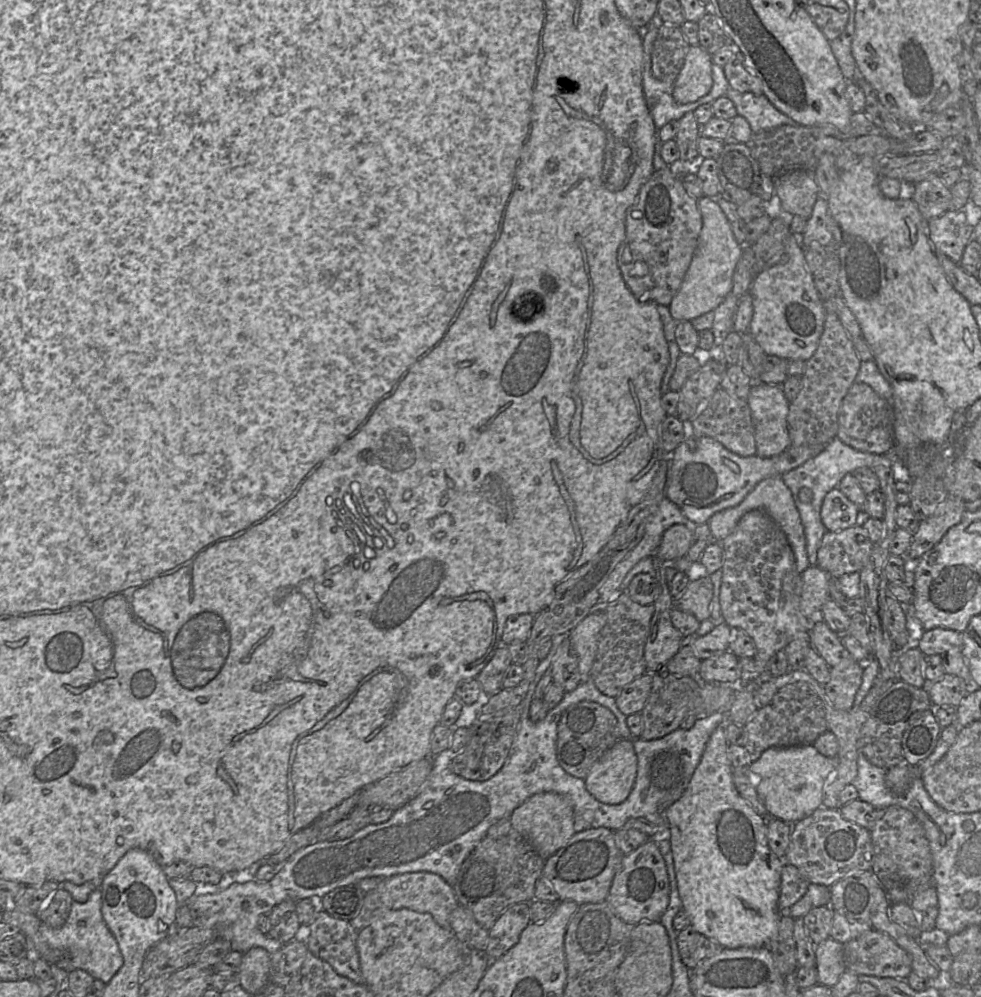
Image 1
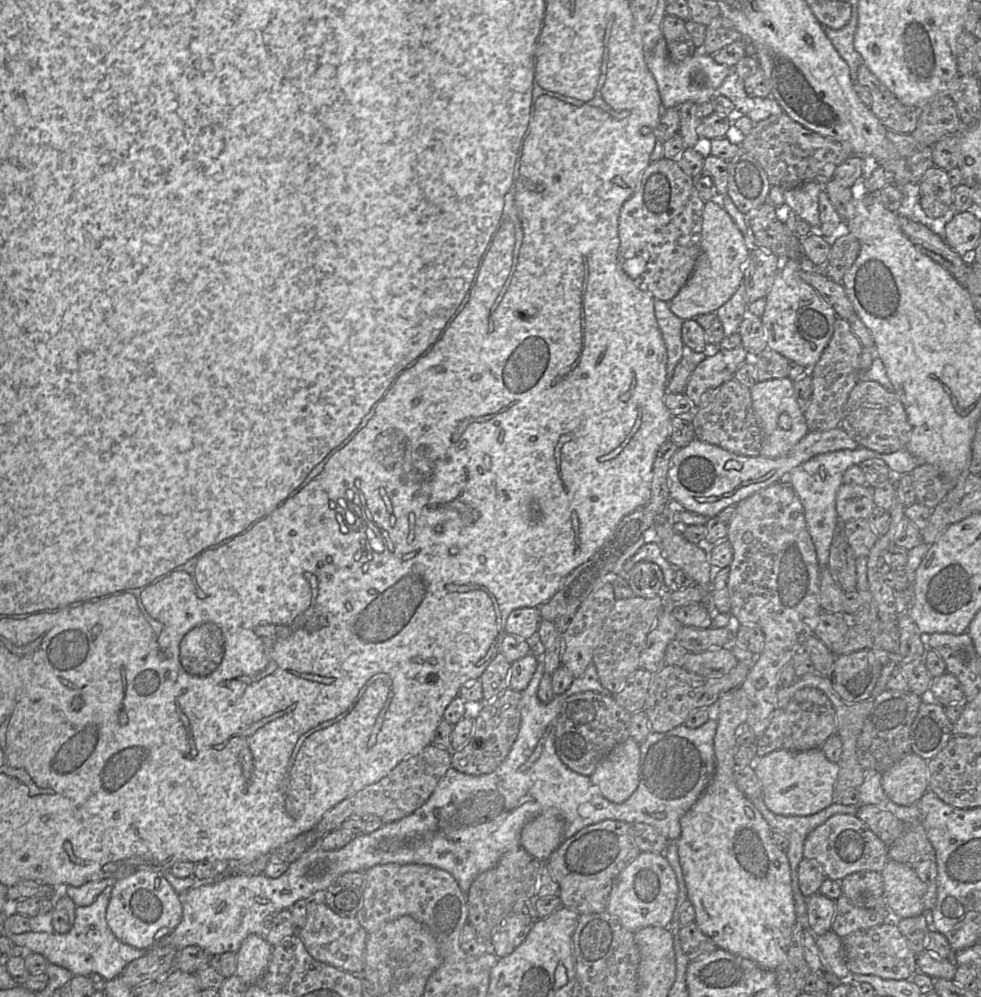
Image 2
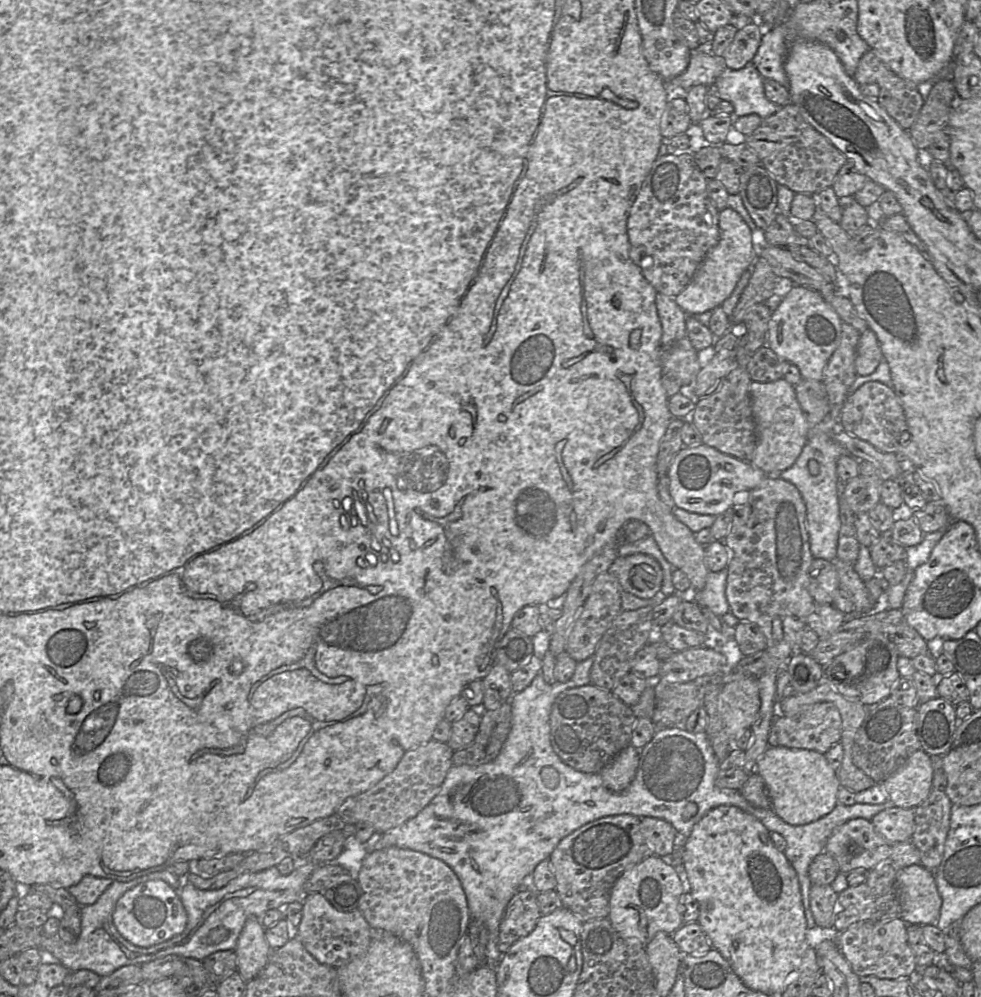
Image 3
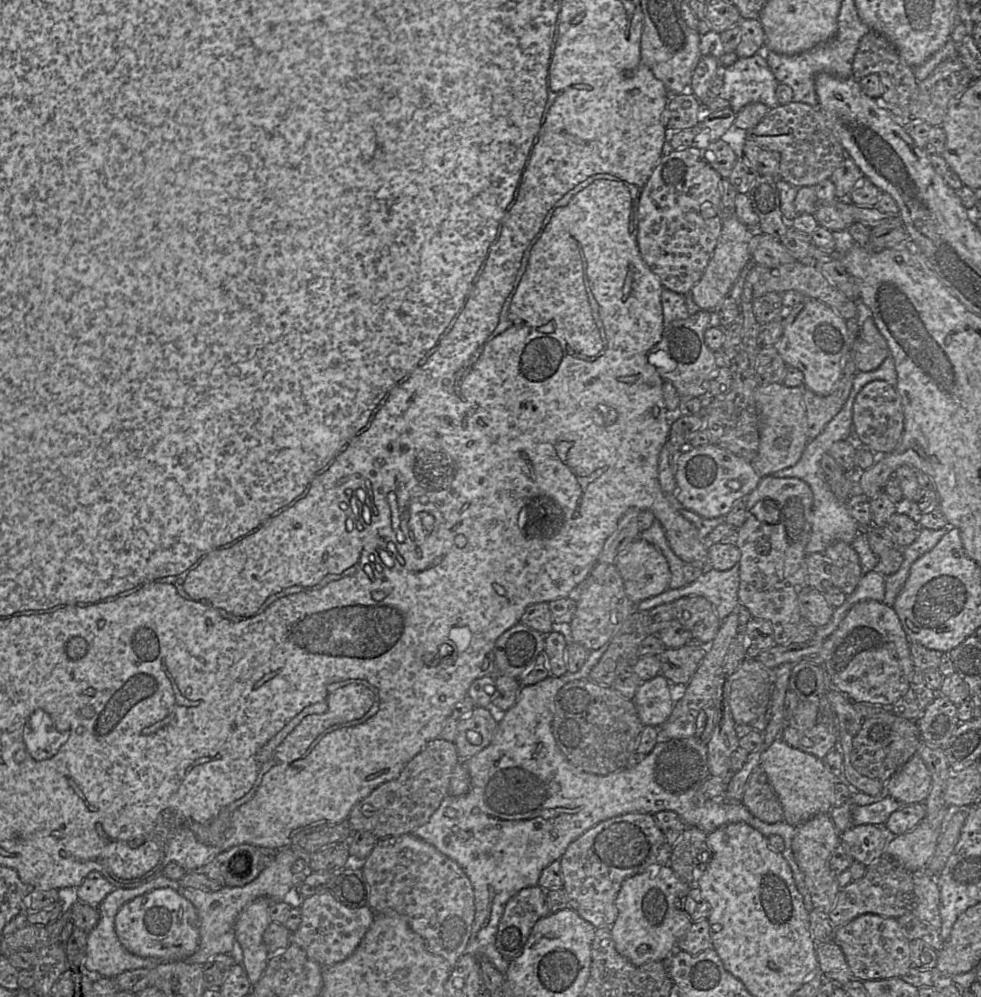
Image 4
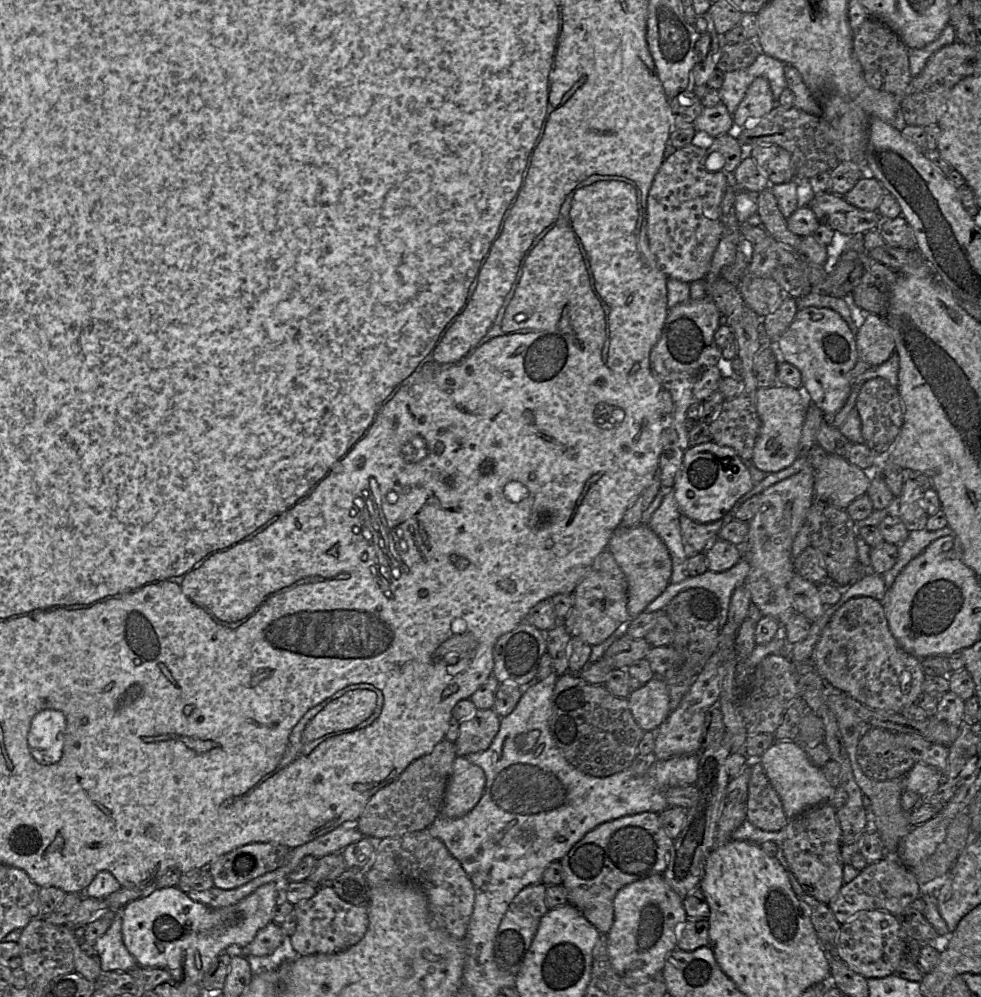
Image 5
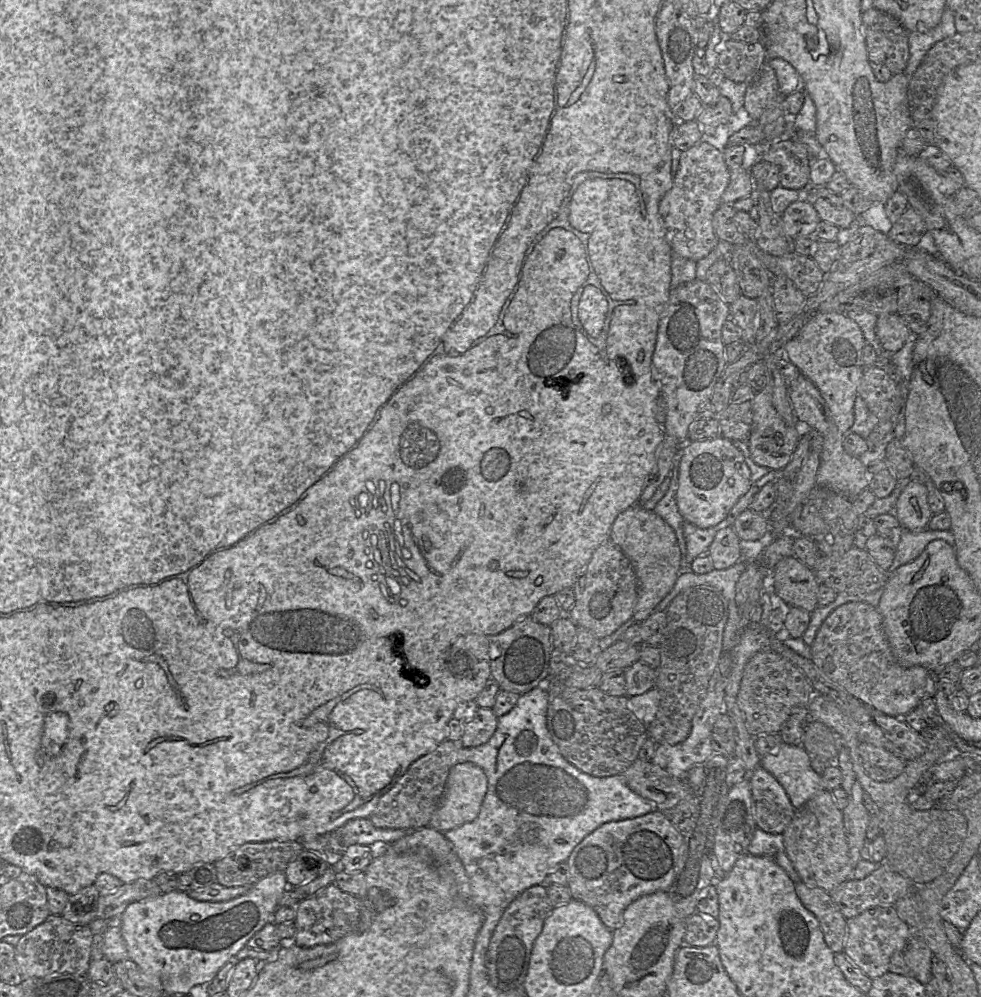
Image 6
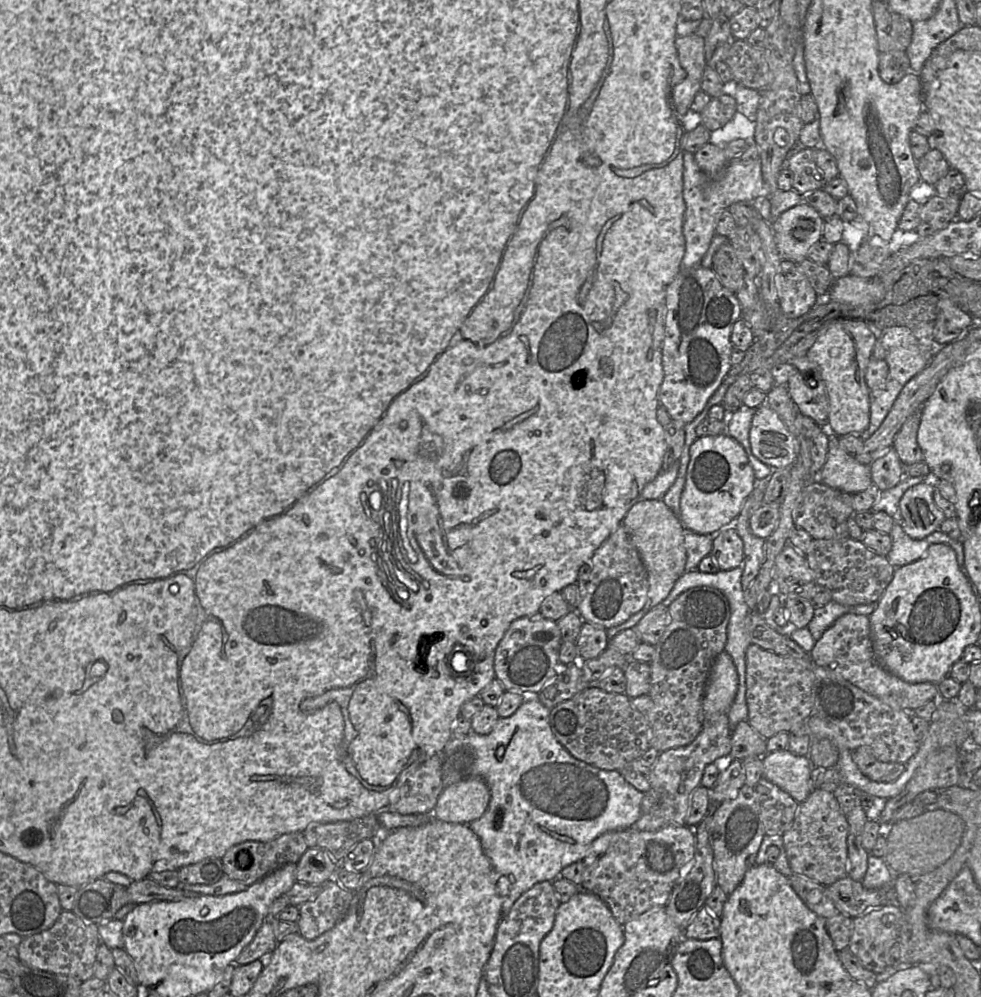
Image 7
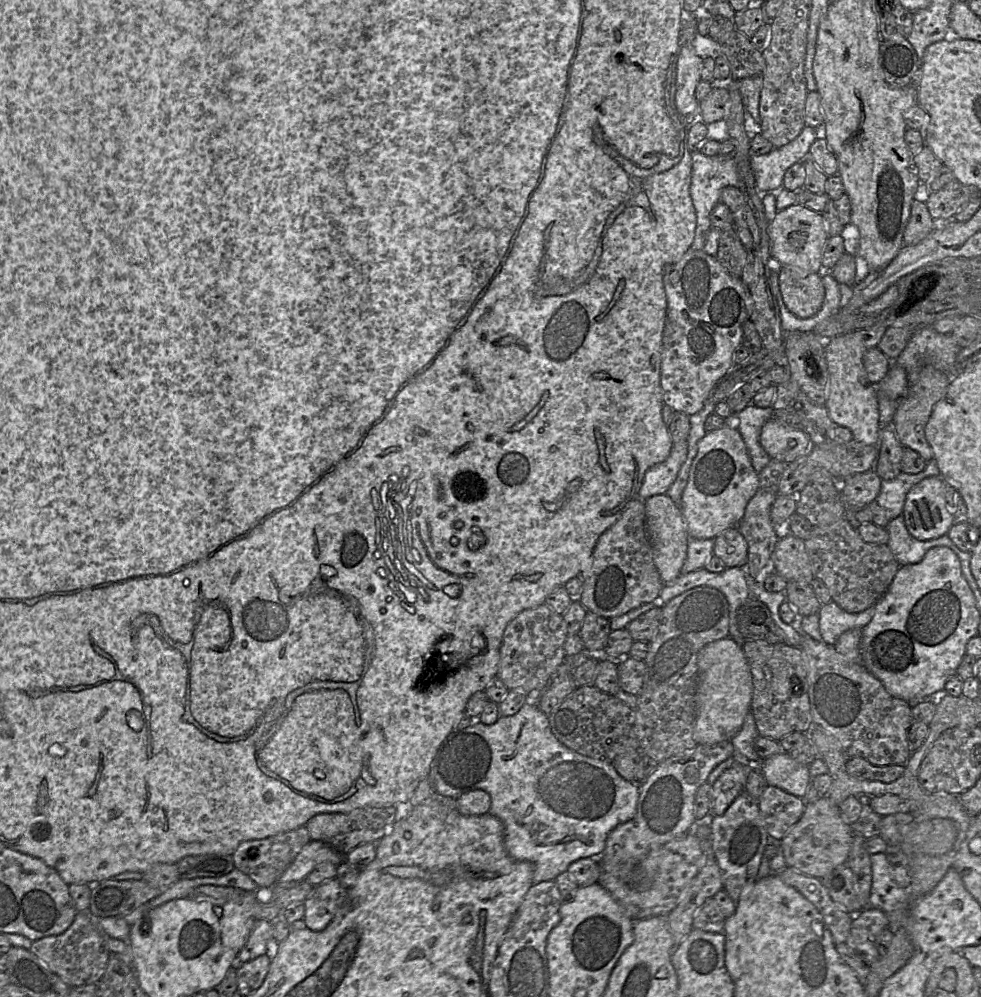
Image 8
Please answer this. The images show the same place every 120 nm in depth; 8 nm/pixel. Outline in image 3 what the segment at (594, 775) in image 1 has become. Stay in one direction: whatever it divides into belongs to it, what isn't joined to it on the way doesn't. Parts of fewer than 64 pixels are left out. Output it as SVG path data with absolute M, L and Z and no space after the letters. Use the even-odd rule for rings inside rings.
M631 744L624 748L601 772L604 786L614 792L625 791L636 776L640 750Z

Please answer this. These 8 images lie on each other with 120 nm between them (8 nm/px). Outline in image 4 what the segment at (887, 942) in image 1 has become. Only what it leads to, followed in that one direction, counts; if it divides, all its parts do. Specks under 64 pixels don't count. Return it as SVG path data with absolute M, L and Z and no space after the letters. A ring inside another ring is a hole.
M860 915L837 927L834 940L843 950L854 978L861 981L902 977L913 966L910 940L892 917Z

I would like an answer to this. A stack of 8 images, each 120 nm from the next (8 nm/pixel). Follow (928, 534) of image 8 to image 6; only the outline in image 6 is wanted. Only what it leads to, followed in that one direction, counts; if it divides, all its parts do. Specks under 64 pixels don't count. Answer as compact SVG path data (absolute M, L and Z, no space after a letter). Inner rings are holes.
M909 482L896 502L895 516L901 527L908 531L919 532L928 527L934 515L930 510L925 484Z

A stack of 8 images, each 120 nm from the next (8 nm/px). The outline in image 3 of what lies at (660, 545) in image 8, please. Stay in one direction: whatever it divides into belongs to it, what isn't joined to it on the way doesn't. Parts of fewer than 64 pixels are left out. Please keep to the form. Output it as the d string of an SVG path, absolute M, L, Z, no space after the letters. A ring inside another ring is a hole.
M646 554L618 556L611 569L622 589L639 598L658 598L663 583L663 570L658 561Z

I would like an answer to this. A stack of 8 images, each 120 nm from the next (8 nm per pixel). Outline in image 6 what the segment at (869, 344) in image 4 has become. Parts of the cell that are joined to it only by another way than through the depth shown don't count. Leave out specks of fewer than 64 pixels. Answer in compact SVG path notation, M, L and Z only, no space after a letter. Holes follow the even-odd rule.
M882 314L878 316L875 332L882 349L888 355L897 353L913 336L908 326L898 315Z

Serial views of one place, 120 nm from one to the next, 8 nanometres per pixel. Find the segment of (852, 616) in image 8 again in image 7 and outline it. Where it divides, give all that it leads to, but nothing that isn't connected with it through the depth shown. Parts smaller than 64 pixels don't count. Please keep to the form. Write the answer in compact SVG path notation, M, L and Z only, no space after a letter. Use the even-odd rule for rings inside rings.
M830 601L824 606L816 607L812 621L808 624L809 631L815 641L841 616L846 613L870 616L876 609L877 603L845 606L836 601Z

